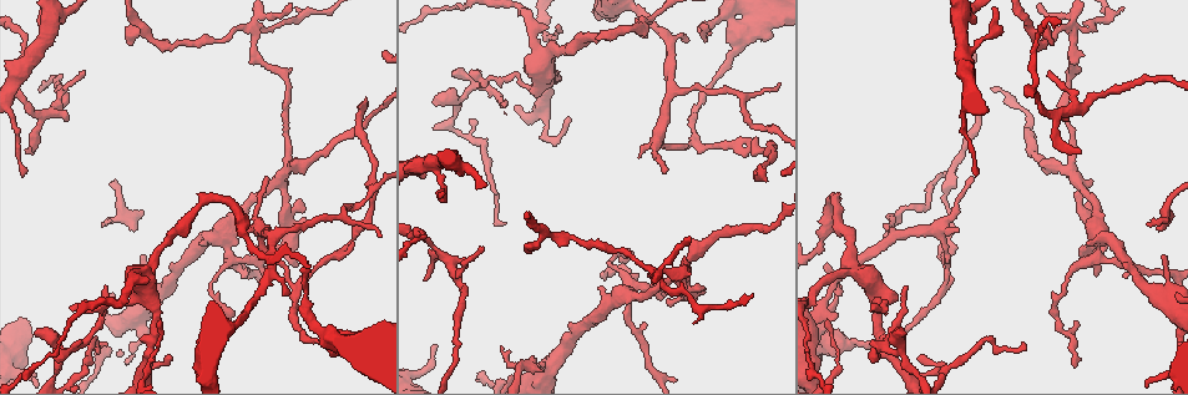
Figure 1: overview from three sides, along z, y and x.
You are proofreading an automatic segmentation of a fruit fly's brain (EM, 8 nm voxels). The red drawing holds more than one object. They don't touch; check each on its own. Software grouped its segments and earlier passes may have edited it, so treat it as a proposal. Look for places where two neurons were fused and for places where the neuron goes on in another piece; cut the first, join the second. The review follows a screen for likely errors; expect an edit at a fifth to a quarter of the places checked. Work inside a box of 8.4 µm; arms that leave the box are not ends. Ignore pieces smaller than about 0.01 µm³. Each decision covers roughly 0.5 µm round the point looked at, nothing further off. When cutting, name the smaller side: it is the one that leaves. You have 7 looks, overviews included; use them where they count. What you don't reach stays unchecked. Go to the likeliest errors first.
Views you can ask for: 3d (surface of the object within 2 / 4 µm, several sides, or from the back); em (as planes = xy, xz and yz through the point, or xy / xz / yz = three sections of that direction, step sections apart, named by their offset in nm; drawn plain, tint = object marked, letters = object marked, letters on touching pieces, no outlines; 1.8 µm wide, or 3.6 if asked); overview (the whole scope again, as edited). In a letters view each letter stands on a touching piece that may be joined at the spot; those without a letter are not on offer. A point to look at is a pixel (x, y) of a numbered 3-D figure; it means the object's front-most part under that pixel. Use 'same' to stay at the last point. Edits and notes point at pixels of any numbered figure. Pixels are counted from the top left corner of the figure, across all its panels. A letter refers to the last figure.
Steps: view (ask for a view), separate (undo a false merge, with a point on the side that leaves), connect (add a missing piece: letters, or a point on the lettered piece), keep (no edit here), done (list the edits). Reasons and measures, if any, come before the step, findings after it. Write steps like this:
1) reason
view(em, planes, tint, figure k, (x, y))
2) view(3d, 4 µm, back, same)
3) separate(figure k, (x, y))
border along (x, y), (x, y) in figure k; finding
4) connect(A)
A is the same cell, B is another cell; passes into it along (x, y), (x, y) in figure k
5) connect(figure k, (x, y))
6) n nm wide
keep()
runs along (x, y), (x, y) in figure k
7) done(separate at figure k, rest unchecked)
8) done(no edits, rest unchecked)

sudden change in width
view(em, yz, step 16, tint, figure 1, (669, 281))

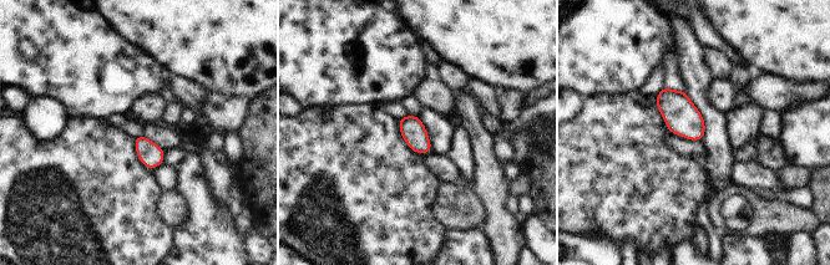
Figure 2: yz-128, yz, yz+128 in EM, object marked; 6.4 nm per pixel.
view(em, planes, letters, same)

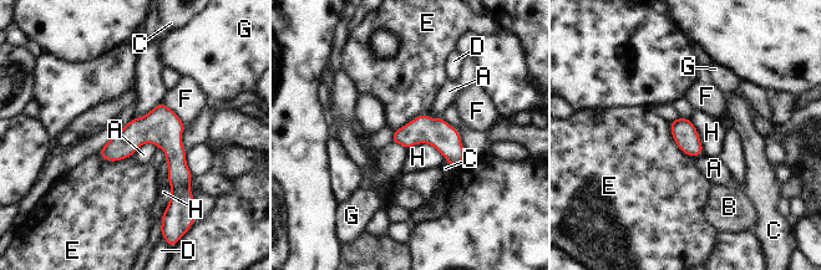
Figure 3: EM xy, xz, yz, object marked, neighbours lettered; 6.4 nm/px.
160 nm wide
keep()
A, B, C, D, E, F, G and H are other cells; border along (408, 148), (430, 143), (444, 157) in figure 3; all the same neuron

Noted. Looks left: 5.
abrupt turn
view(3d, 4 µm, figure 1, (545, 135))

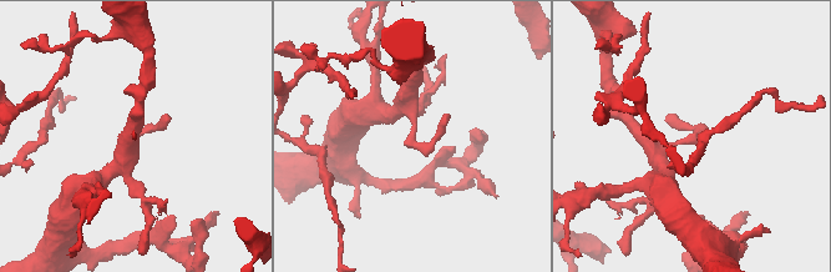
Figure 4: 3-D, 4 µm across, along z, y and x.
shape alone is not enough
view(em, planes, letters, figure 4, (413, 140))

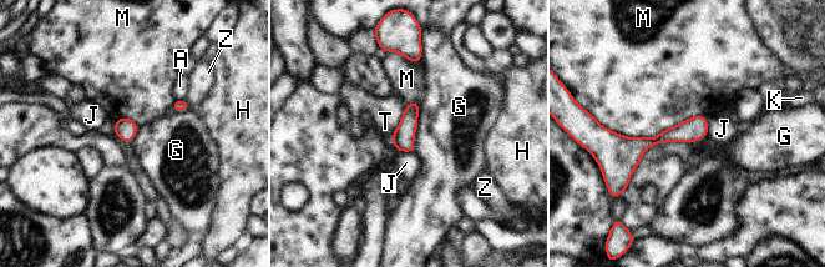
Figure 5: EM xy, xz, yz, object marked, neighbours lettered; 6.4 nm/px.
keep()
A, G, H, J, K, M, T and Z are other cells; runs along (704, 122), (652, 142), (613, 139) in figure 5; continuous, no second neuron

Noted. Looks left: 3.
thin end
view(3d, 4 µm, figure 1, (52, 349))

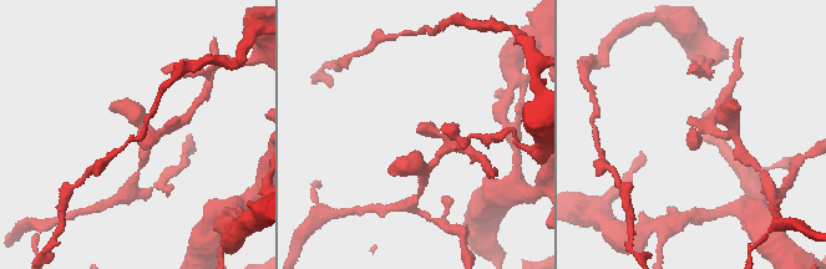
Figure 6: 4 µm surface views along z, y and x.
view(em, planes, tint, figure 6, (141, 127))

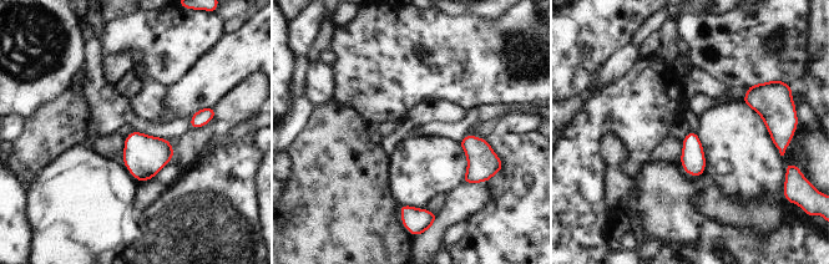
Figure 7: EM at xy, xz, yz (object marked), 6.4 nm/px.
view(em, planes, letters, same)

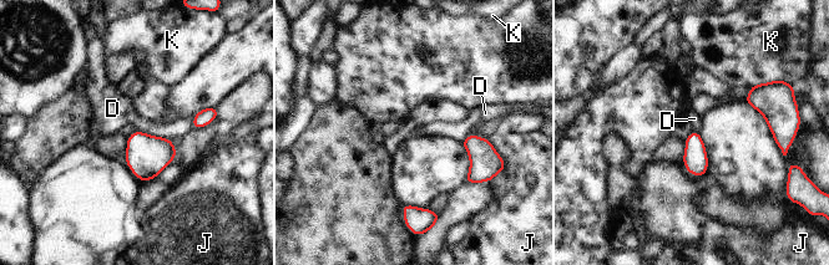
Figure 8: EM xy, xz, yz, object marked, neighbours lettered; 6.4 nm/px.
D touches over 240 nm
keep()
D, J and K are other cells; none of them fits

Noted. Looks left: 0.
done(no edits, rest unchecked)

